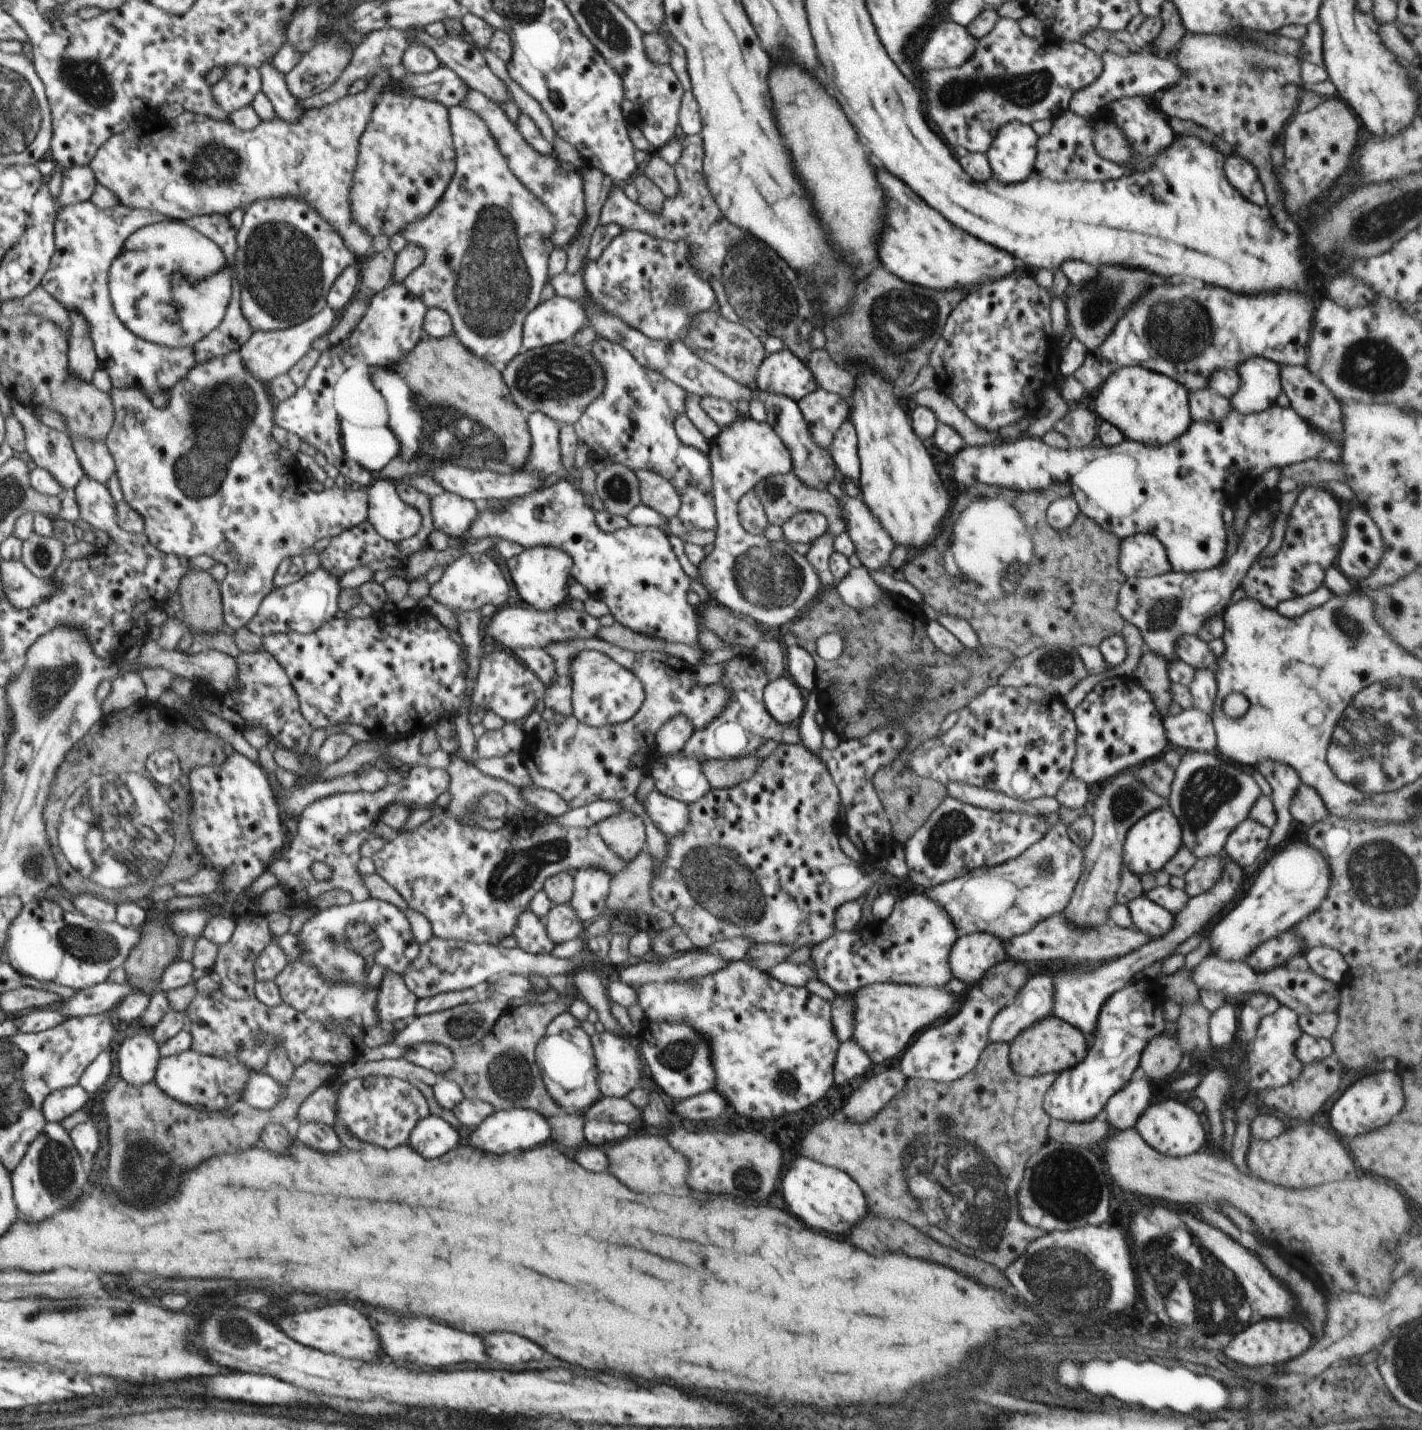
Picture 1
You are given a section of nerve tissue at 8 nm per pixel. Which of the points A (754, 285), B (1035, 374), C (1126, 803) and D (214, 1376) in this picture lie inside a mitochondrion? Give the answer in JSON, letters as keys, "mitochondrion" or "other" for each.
{"A":"mitochondrion","B":"other","C":"mitochondrion","D":"other"}

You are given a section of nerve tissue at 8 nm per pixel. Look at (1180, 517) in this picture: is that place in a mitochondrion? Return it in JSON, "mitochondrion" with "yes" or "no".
{"mitochondrion":"no"}

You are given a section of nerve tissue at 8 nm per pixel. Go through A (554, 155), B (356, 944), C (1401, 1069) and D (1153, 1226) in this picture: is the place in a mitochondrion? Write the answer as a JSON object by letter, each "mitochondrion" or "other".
{"A":"other","B":"mitochondrion","C":"other","D":"other"}

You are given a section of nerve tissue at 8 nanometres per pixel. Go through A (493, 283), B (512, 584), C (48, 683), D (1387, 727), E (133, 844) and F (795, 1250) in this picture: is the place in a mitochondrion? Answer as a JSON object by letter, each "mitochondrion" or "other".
{"A":"mitochondrion","B":"other","C":"mitochondrion","D":"mitochondrion","E":"mitochondrion","F":"mitochondrion"}

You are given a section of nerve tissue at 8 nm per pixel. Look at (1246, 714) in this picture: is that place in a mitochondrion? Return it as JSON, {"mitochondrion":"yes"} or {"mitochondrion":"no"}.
{"mitochondrion":"no"}

